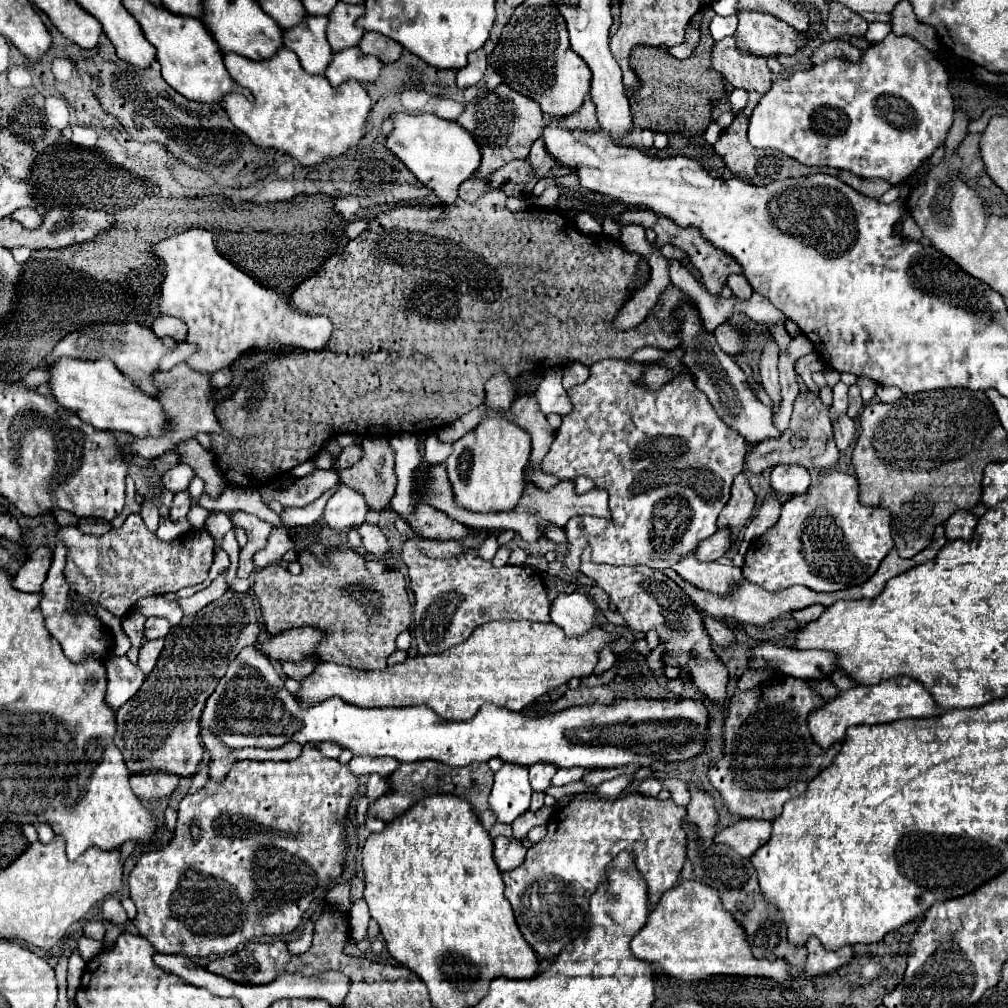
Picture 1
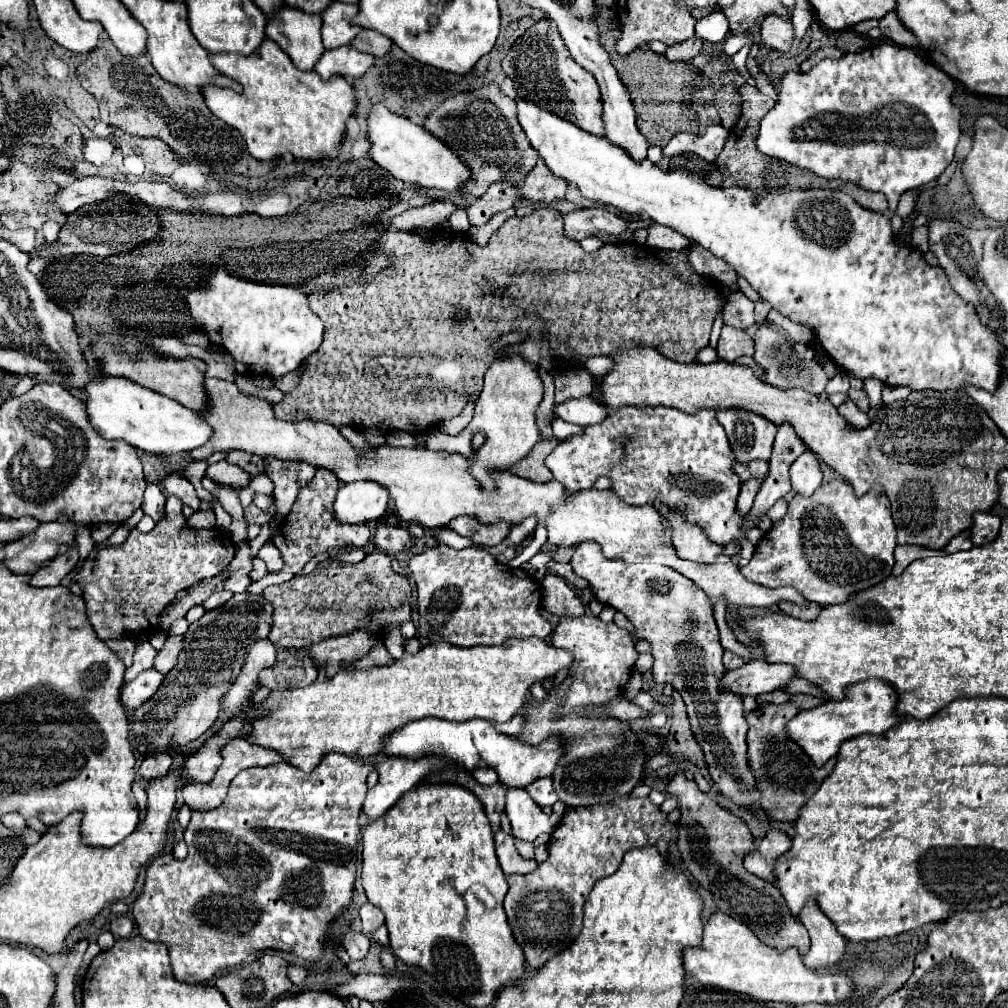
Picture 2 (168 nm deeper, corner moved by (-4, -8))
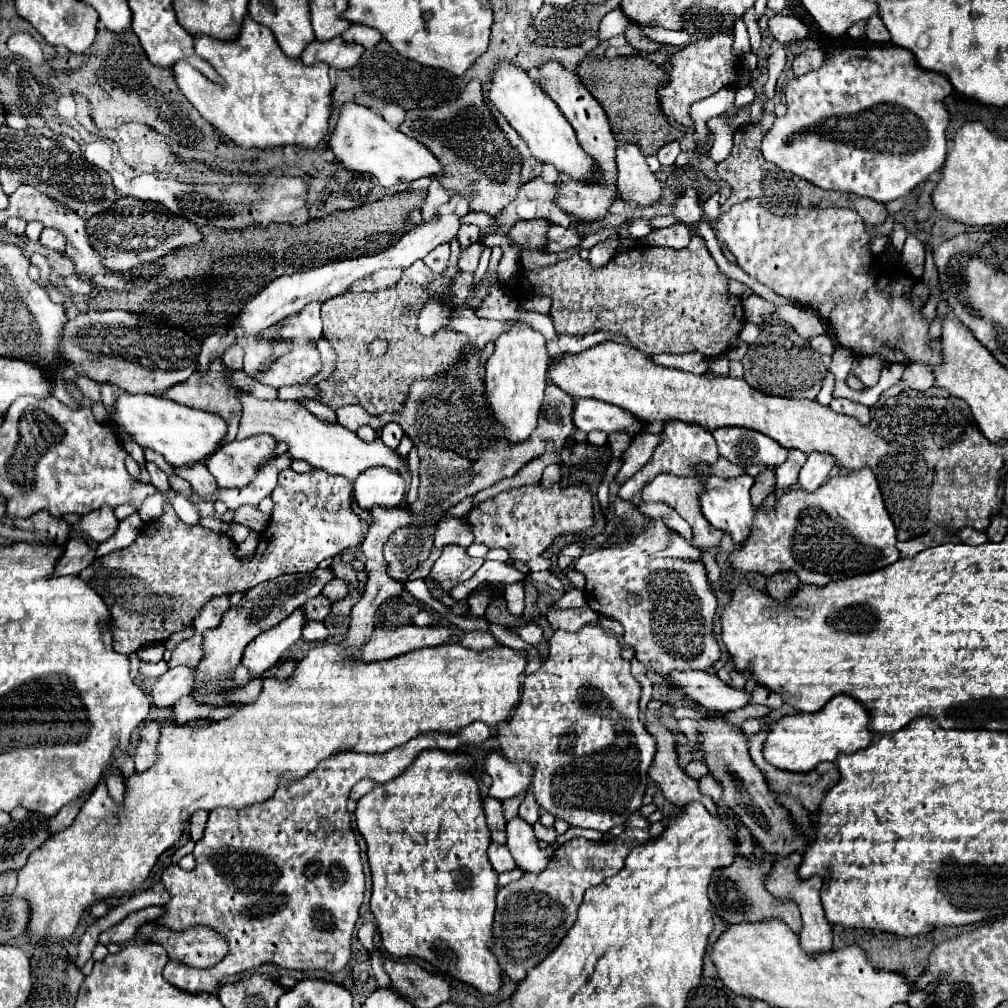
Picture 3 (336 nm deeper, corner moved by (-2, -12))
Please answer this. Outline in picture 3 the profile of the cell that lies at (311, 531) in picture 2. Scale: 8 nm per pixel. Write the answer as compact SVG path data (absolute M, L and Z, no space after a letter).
M318 468L312 470L312 472L308 472L308 474L296 474L294 470L282 470L282 472L278 474L278 484L276 484L276 488L274 488L274 492L272 492L272 496L270 496L270 498L274 500L272 518L270 518L266 530L260 534L260 544L258 544L254 556L248 558L248 560L241 560L236 556L237 545L229 537L218 532L212 532L212 530L208 530L208 528L204 528L204 526L188 526L188 524L184 524L184 522L176 516L172 504L166 504L166 506L164 506L164 514L162 514L158 520L148 522L148 524L144 526L144 530L142 530L142 534L134 540L134 544L130 544L128 548L114 550L114 552L110 552L110 554L102 556L102 558L96 560L90 568L84 570L84 580L86 580L86 584L88 584L90 588L94 588L94 590L102 596L102 600L106 602L106 606L108 606L108 610L110 610L110 616L112 616L112 632L114 632L114 650L120 652L120 654L132 654L132 652L136 652L138 648L142 648L144 644L164 642L170 634L174 634L174 632L178 632L178 630L184 630L186 626L192 626L192 624L194 624L194 618L200 614L202 606L204 606L206 602L210 602L212 598L216 598L216 596L232 596L234 592L248 592L248 590L254 588L256 584L266 582L266 580L272 580L272 578L278 578L278 576L282 576L282 574L312 572L312 570L318 568L318 564L320 564L322 560L332 558L332 556L336 556L336 554L342 554L346 548L358 548L358 546L362 544L362 540L364 540L364 534L362 534L360 518L358 518L358 516L352 512L352 508L350 508L350 492L352 492L352 482L344 480L342 476L326 474L324 470L318 470Z

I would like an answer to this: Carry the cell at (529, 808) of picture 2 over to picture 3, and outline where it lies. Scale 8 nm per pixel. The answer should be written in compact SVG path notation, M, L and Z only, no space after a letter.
M514 818L508 822L506 832L508 832L506 846L516 860L516 866L526 874L542 872L546 868L552 852L538 848L538 840L534 836L532 826L520 818Z

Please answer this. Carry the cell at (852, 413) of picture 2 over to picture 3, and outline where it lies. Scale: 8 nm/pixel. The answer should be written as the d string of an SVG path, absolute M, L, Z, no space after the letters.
M834 398L830 402L830 408L834 412L842 412L842 414L848 414L848 416L854 416L858 418L862 424L864 422L870 422L870 408L860 404L860 402L854 402L854 400L848 400L848 398Z

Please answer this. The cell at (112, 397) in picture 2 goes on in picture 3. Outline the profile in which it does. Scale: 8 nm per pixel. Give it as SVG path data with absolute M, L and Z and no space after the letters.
M118 392L118 402L114 408L114 422L122 432L128 432L142 448L150 448L164 456L172 466L192 466L202 462L220 450L222 440L228 432L224 418L204 410L192 410L180 406L178 402L152 396L152 394L126 394Z

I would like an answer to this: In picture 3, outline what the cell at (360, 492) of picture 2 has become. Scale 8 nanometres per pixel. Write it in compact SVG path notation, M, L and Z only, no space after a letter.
M376 466L364 470L356 482L354 482L354 498L362 510L370 510L372 506L400 506L402 498L406 492L406 480L402 478L400 472L386 468L386 466Z

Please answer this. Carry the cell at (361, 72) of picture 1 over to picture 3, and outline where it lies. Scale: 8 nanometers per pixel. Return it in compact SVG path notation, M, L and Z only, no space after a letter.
M334 36L332 40L326 42L310 42L304 52L300 54L300 60L304 64L314 64L314 62L326 62L332 68L352 68L358 64L364 48L356 42L344 42L340 36Z

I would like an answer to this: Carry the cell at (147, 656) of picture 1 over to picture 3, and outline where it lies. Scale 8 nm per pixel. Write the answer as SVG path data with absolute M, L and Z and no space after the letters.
M194 634L188 640L182 640L176 650L172 652L172 660L168 662L170 668L174 666L188 666L188 668L196 668L198 662L204 658L204 650L202 650L202 642L204 638Z

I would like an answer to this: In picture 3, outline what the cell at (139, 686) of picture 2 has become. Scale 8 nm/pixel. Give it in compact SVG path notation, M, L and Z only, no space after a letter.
M176 666L170 668L164 676L158 678L152 698L158 708L172 708L174 702L182 696L188 696L192 692L192 686L196 684L196 670L188 666Z

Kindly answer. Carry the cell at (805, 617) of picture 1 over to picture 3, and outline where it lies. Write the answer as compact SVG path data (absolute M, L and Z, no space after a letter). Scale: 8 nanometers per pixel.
M776 572L774 576L768 578L766 590L768 590L768 594L772 598L782 602L798 588L798 584L800 584L800 580L798 580L798 576L794 572Z

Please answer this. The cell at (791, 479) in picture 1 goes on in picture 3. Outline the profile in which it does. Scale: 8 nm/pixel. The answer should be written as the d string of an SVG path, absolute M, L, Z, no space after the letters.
M826 452L808 454L808 460L800 470L800 488L816 490L818 486L822 486L828 478L830 470L834 468L834 464L836 464L834 456L826 454Z

